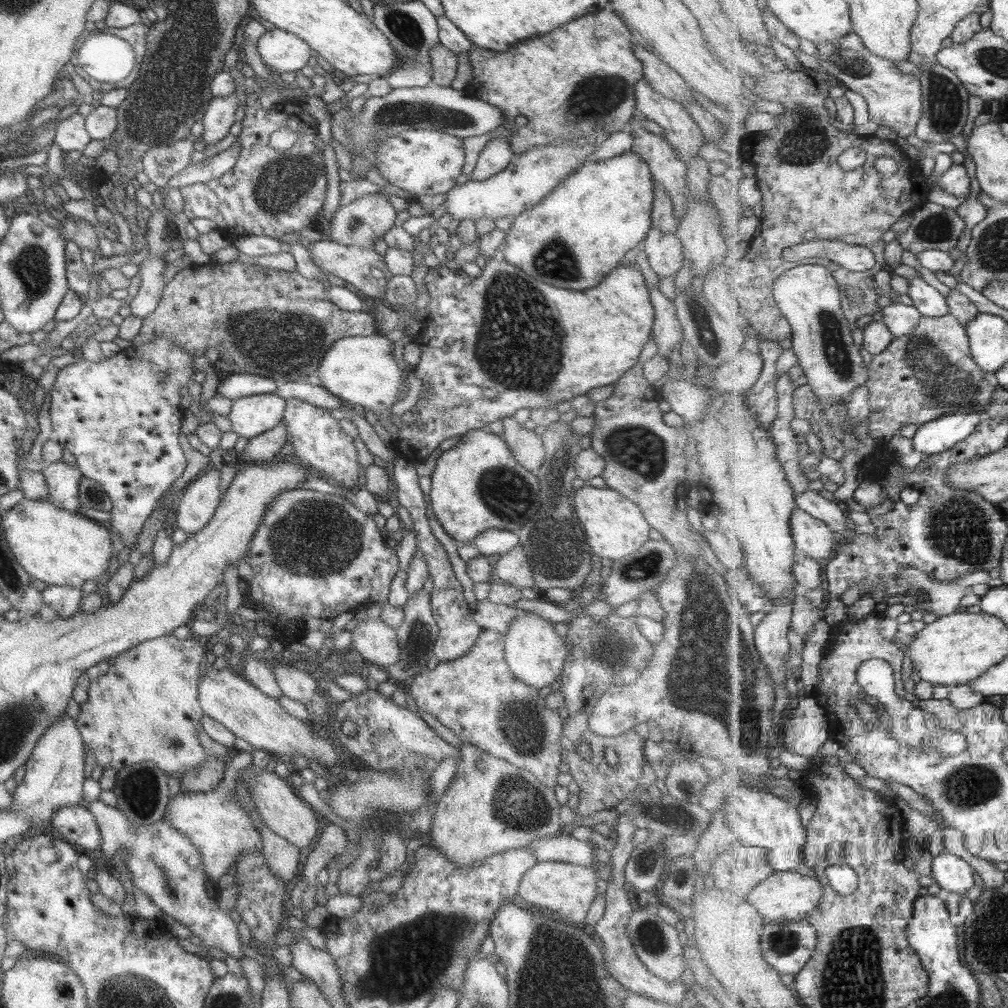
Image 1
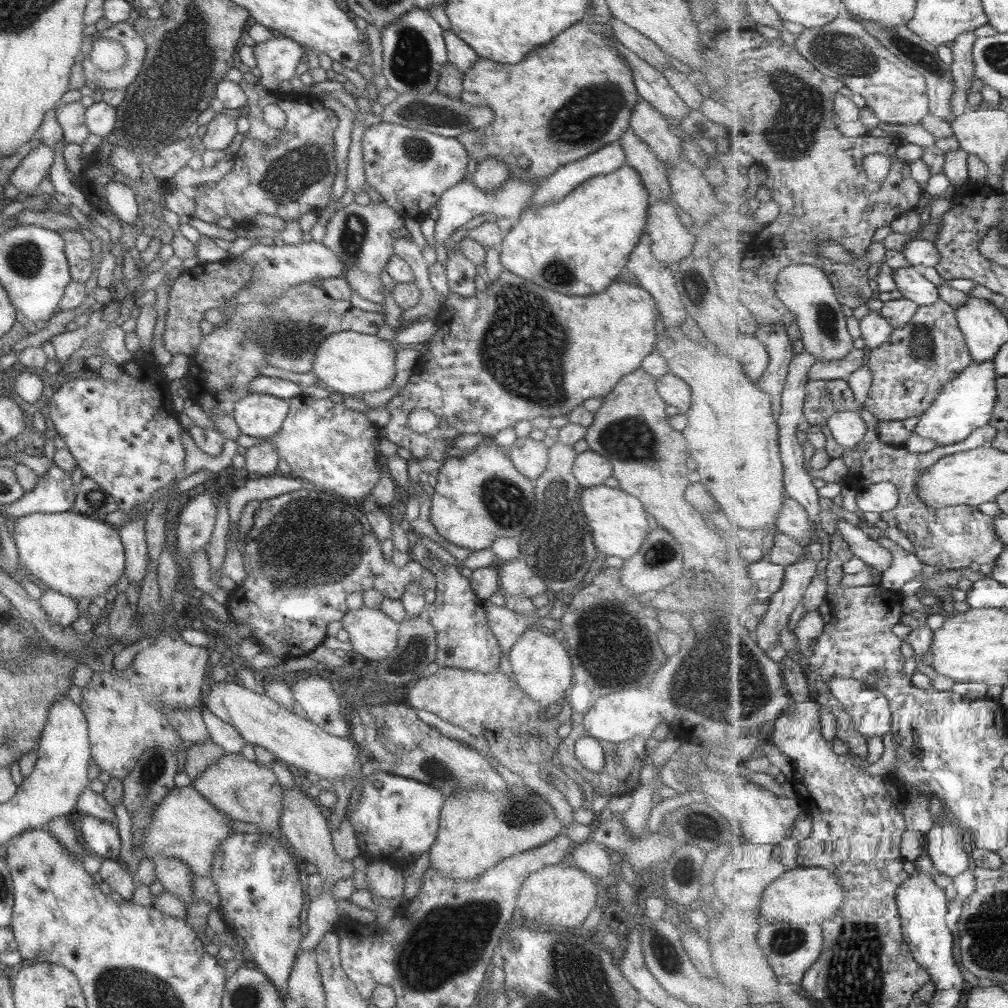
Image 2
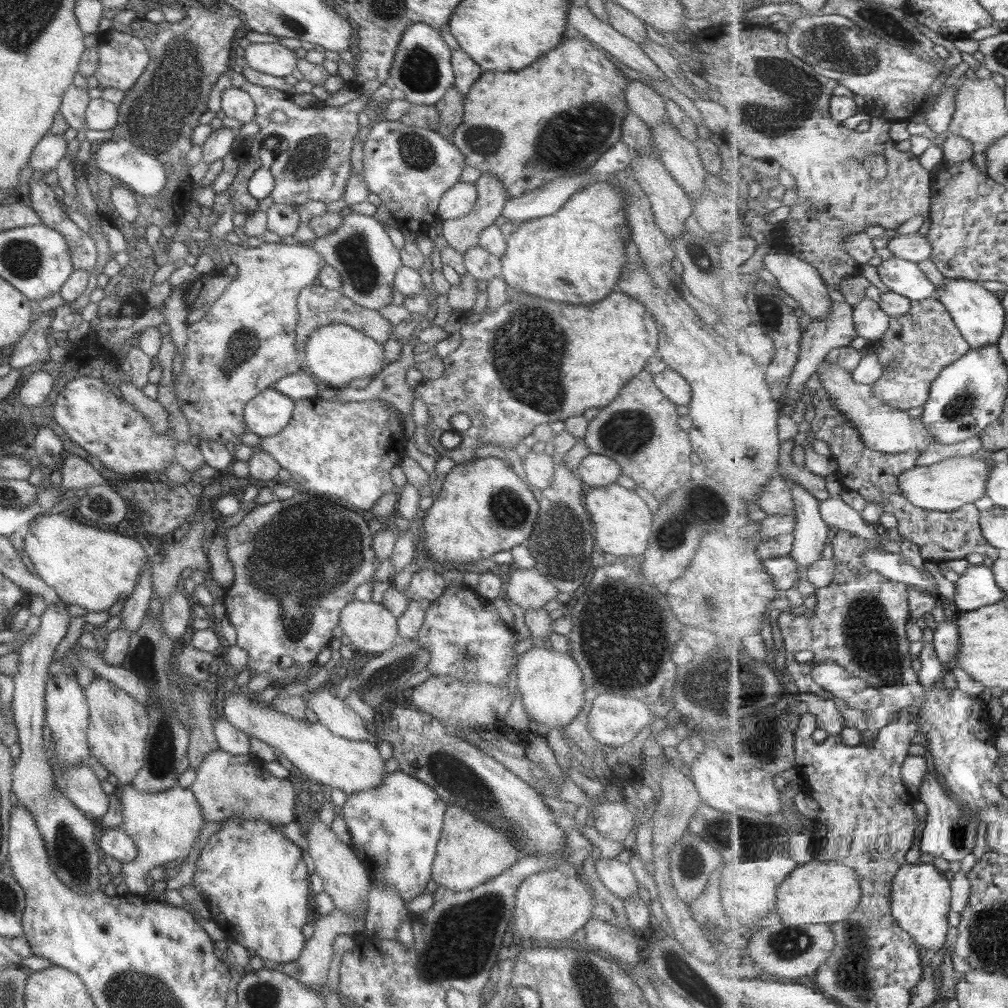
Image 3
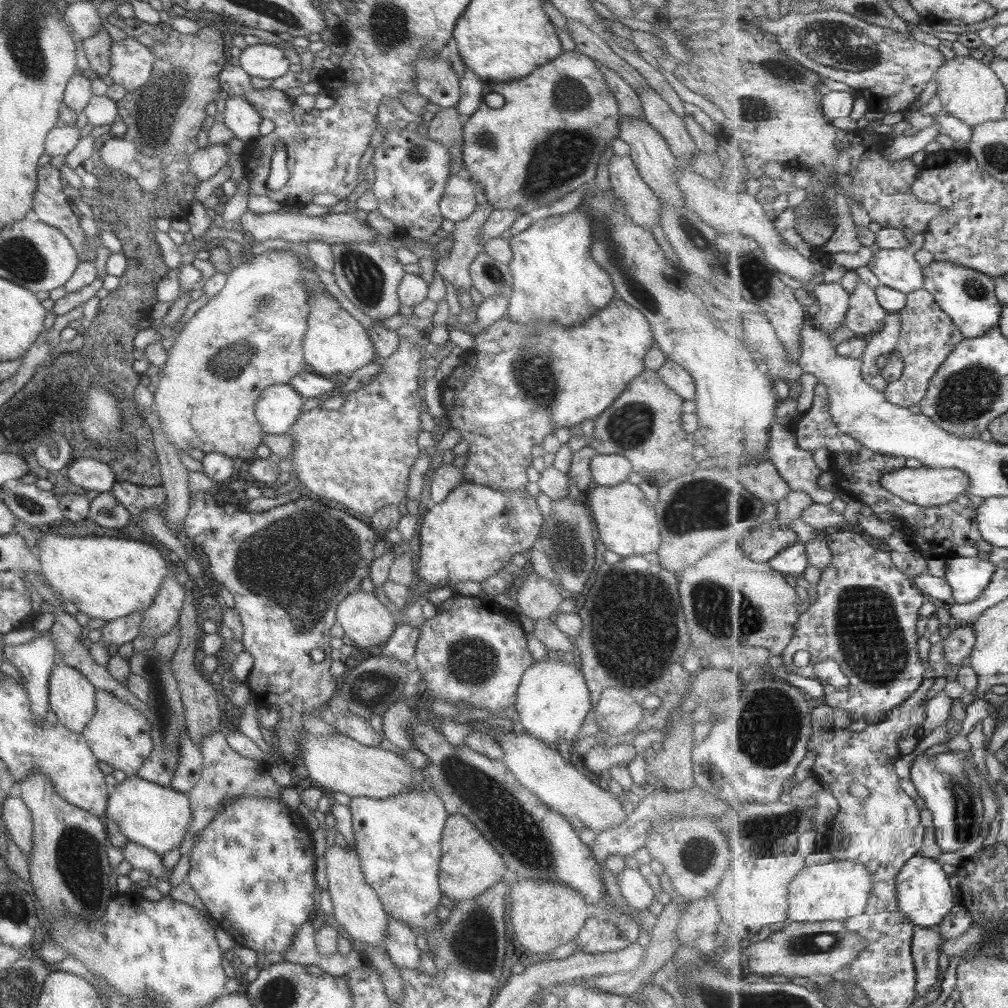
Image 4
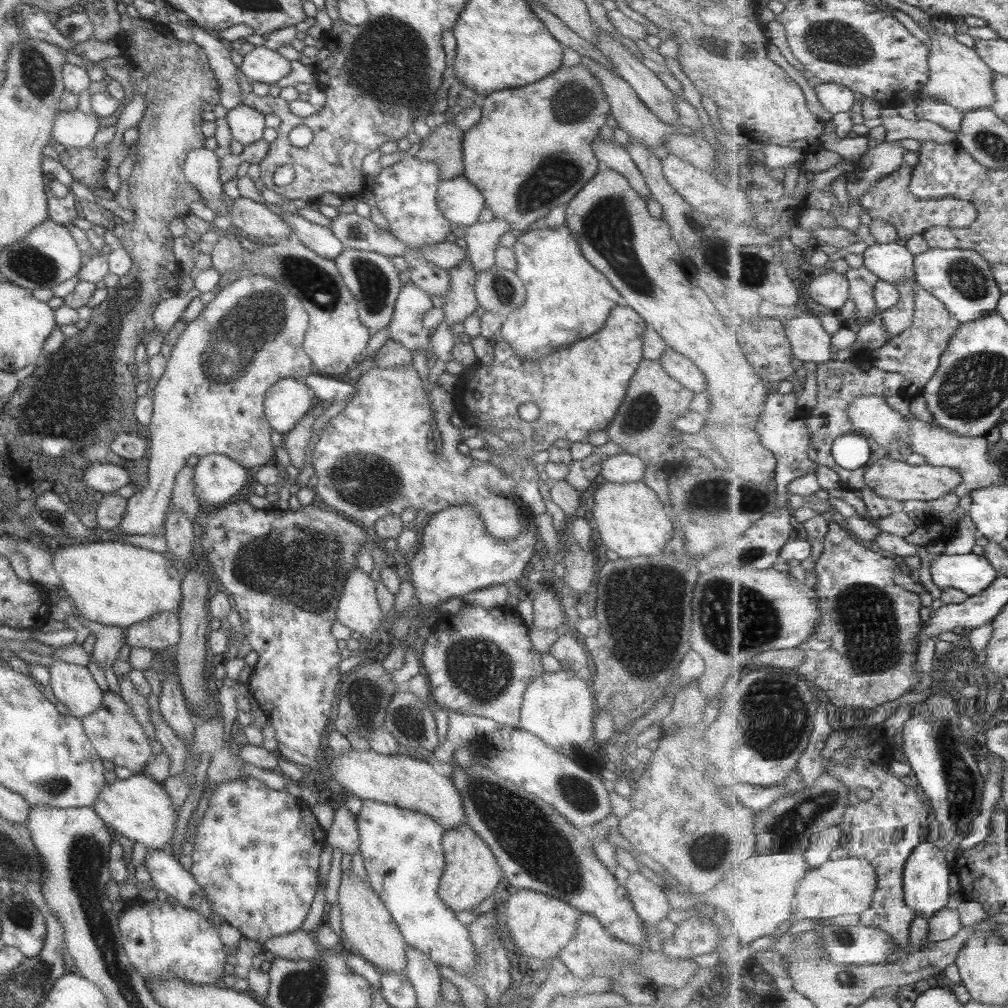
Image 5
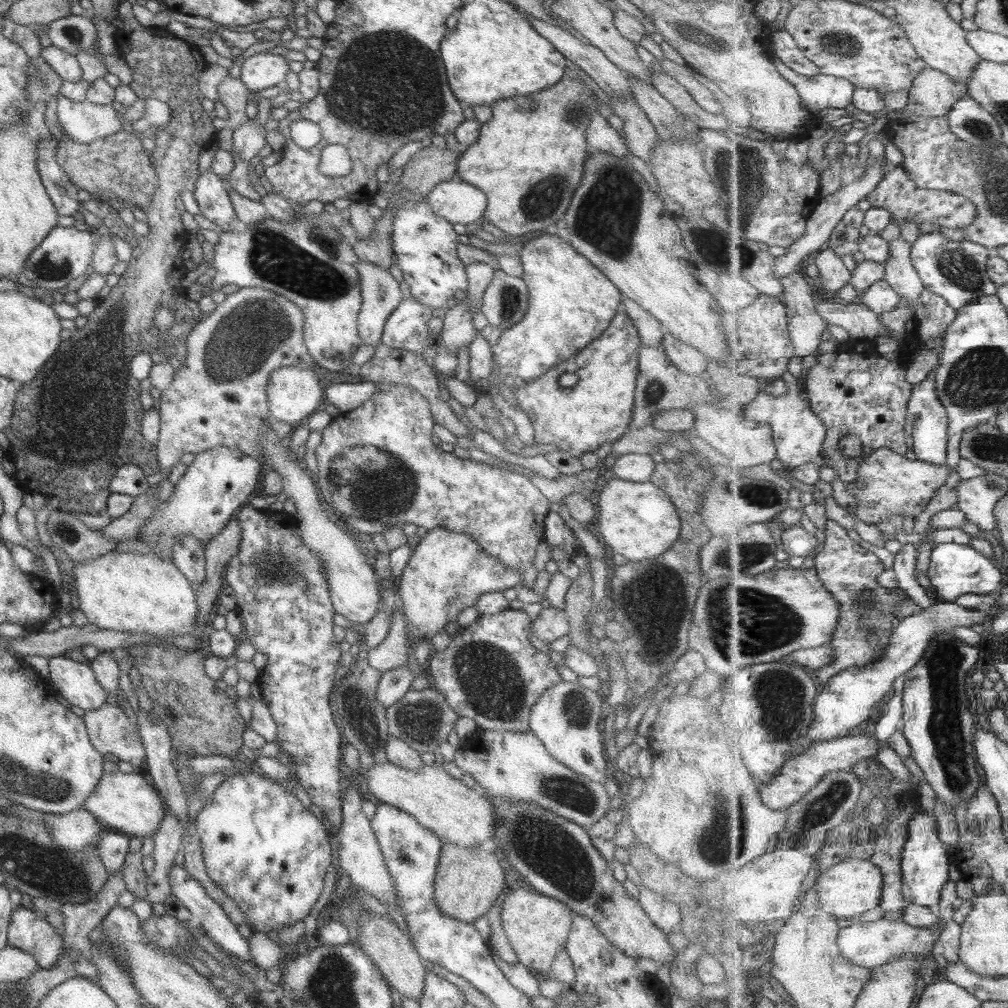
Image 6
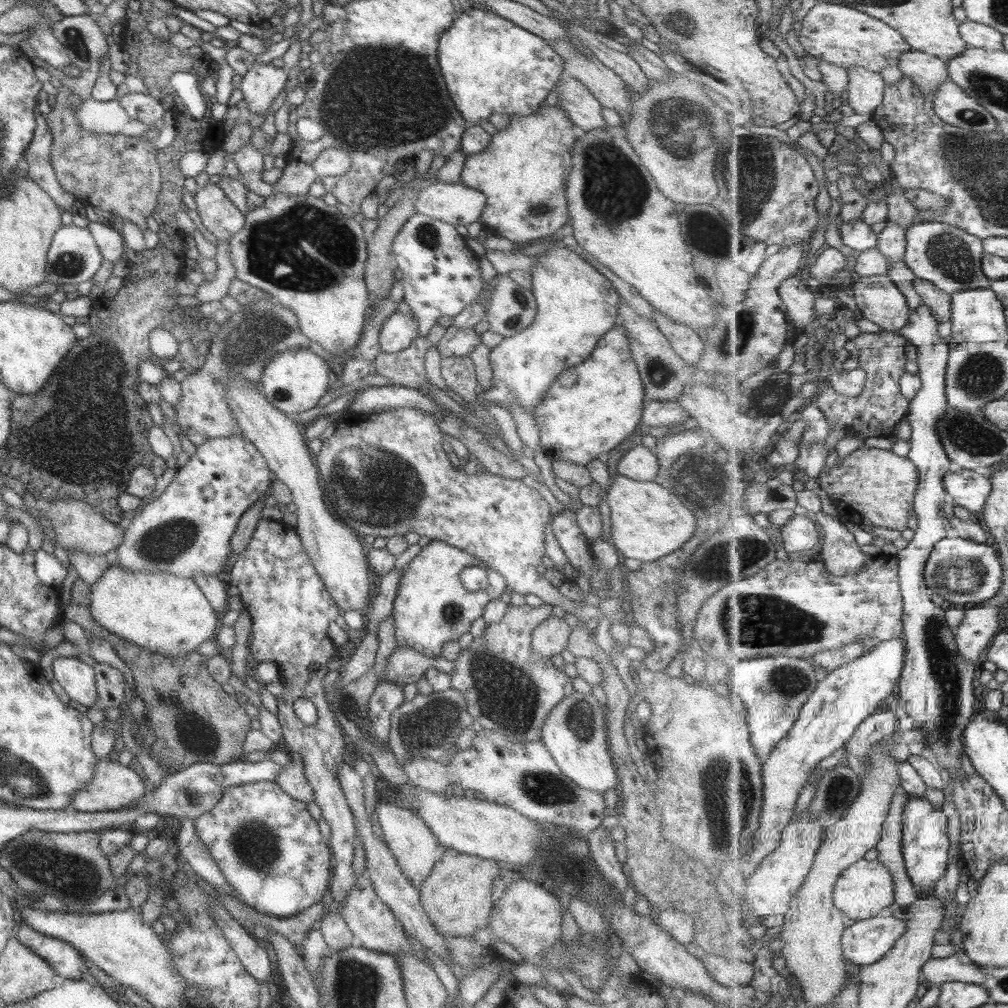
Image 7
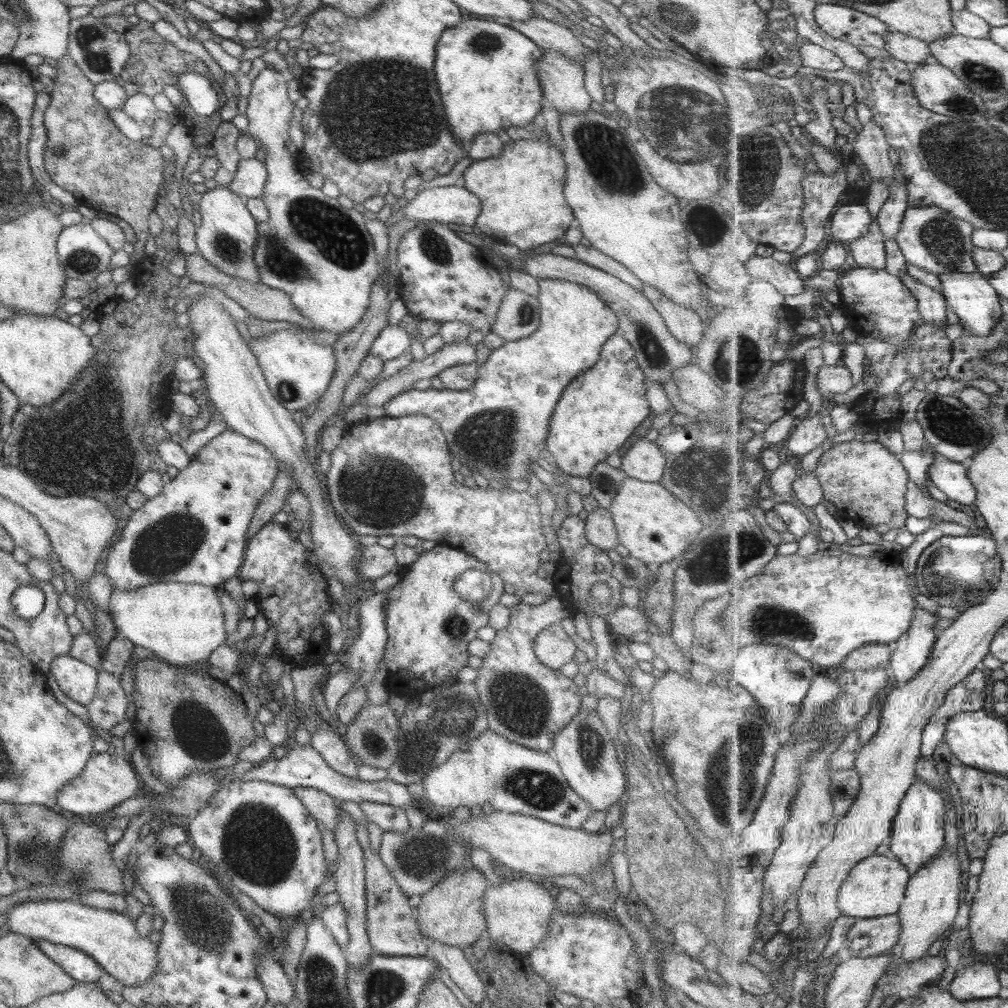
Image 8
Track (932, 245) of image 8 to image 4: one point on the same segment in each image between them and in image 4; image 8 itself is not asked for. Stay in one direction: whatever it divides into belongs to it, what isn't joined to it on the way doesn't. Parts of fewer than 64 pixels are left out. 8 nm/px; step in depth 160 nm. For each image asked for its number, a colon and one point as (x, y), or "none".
4: (969, 296)
5: (962, 279)
6: (956, 270)
7: (950, 257)

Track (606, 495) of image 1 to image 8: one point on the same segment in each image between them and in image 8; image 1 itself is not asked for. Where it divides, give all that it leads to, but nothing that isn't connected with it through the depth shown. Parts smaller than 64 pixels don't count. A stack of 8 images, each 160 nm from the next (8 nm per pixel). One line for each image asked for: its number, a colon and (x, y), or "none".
2: (617, 522)
3: (621, 520)
4: (626, 522)
5: (630, 520)
6: (637, 520)
7: (647, 522)
8: (651, 524)

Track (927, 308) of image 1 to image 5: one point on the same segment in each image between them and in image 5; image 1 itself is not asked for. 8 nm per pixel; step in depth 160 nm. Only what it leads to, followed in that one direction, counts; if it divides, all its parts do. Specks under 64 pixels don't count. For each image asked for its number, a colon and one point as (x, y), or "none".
2: (911, 283)
3: (905, 277)
4: (899, 269)
5: (893, 262)

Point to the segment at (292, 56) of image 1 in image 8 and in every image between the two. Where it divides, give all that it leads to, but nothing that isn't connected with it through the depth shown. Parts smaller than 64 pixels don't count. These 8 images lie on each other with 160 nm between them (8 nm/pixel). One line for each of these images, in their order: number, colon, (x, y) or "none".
2: (275, 59)
3: (268, 58)
4: (264, 61)
5: (260, 64)
6: (264, 72)
7: (261, 84)
8: (318, 253)

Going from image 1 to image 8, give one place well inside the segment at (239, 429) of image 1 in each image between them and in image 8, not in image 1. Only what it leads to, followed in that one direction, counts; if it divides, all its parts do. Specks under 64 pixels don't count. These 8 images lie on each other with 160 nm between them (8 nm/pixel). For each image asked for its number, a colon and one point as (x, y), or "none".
2: (259, 416)
3: (267, 413)
4: (277, 406)
5: (285, 401)
6: (292, 394)
7: (293, 381)
8: (297, 370)

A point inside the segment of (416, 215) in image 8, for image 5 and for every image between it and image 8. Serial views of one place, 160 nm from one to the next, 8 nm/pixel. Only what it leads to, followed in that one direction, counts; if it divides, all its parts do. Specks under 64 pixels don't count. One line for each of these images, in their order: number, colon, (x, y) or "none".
5: (460, 202)
6: (453, 200)
7: (453, 204)

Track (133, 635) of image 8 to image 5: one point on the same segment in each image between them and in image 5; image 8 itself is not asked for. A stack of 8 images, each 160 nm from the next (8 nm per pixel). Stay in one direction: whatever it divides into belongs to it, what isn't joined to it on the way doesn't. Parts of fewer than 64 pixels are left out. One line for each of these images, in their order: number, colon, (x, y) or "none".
5: (113, 584)
6: (125, 592)
7: (167, 614)

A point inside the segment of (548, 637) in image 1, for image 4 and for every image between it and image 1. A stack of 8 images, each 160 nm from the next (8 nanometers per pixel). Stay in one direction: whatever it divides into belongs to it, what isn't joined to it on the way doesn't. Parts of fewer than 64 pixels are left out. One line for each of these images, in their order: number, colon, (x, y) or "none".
2: (540, 664)
3: (550, 684)
4: (551, 700)

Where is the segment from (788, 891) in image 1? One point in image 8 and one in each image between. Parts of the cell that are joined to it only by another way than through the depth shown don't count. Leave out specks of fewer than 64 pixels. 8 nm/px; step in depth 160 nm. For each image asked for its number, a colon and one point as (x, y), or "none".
2: (804, 895)
3: (820, 892)
4: (838, 890)
5: (844, 886)
6: (855, 886)
7: (867, 889)
8: (876, 887)

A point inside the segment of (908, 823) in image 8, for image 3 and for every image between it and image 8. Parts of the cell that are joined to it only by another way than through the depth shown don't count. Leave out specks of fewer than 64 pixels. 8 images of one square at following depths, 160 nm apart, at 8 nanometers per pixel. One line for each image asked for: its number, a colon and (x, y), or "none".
3: (921, 894)
4: (924, 894)
5: (927, 875)
6: (925, 860)
7: (925, 847)

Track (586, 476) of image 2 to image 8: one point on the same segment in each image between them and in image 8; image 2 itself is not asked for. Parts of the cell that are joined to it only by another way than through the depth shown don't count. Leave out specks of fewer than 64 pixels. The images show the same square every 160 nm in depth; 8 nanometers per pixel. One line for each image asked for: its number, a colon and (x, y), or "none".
3: (595, 470)
4: (605, 469)
5: (621, 468)
6: (633, 467)
7: (639, 463)
8: (643, 461)

